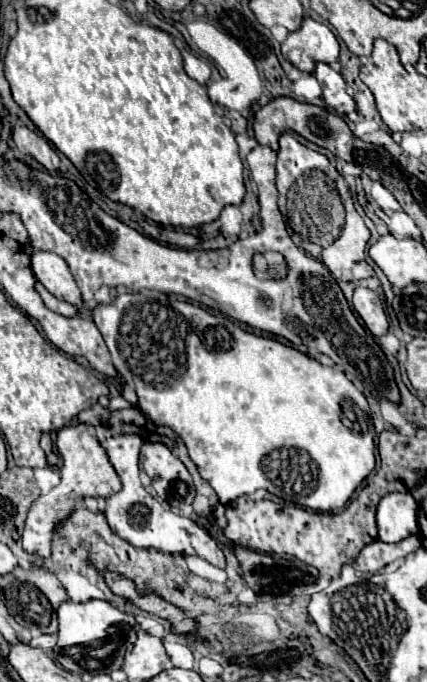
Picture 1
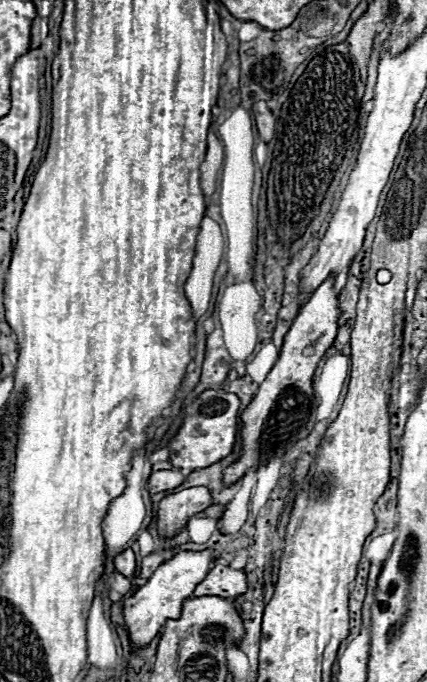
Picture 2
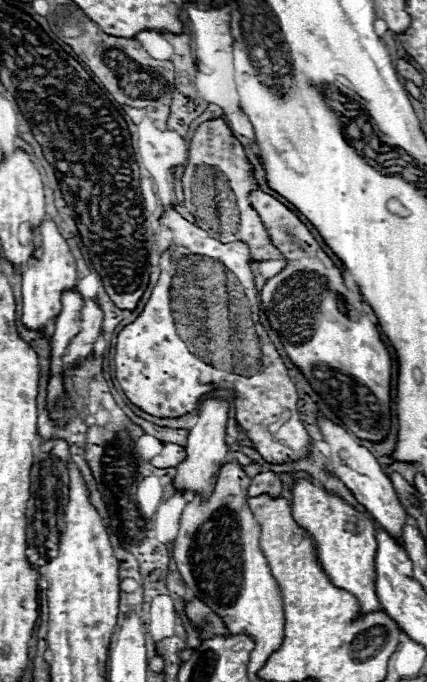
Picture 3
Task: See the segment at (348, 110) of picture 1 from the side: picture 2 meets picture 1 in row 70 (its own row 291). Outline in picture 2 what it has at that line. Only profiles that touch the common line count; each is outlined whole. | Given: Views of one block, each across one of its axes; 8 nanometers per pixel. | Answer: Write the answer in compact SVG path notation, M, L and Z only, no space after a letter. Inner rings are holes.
M334 276L326 278L308 298L308 302L298 312L294 324L284 336L284 346L274 368L260 384L254 400L242 412L242 456L224 472L224 482L232 484L242 478L250 468L260 466L264 460L282 456L298 440L310 434L316 422L316 398L312 392L314 370L332 346L338 334L338 318L342 310L338 306L338 294L334 290Z

